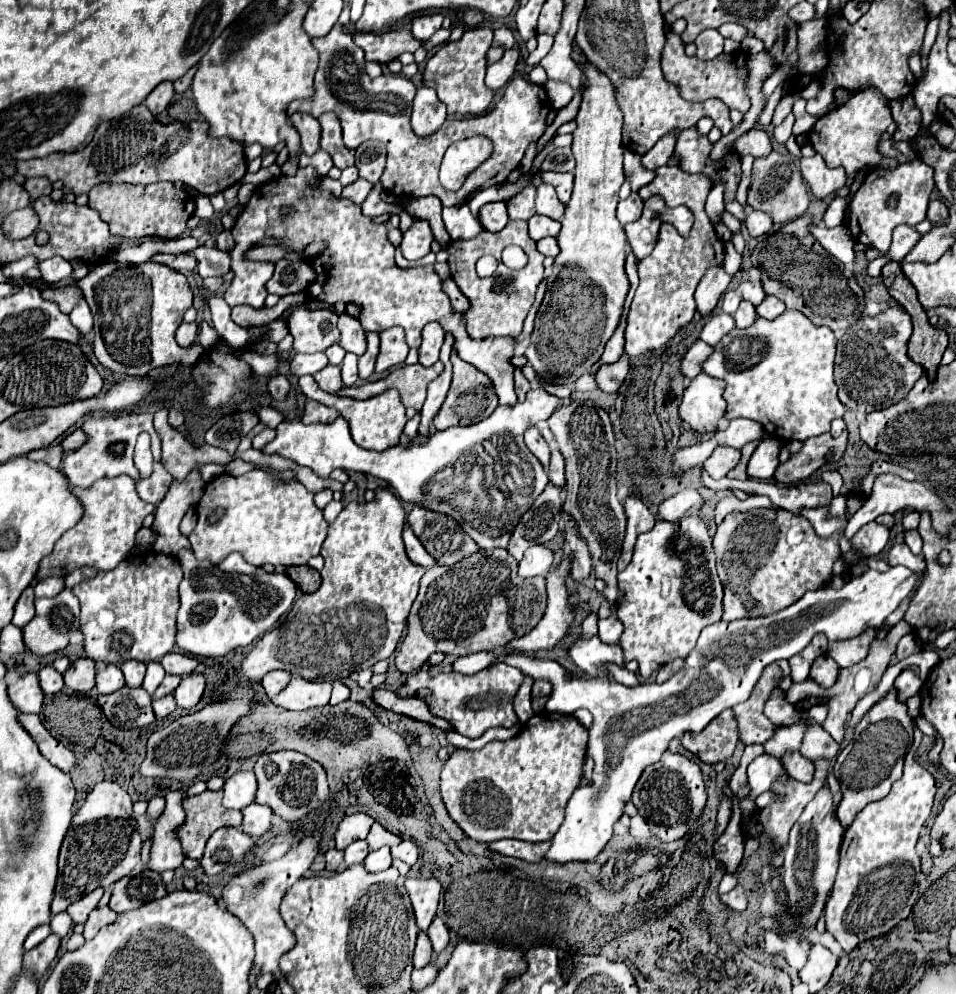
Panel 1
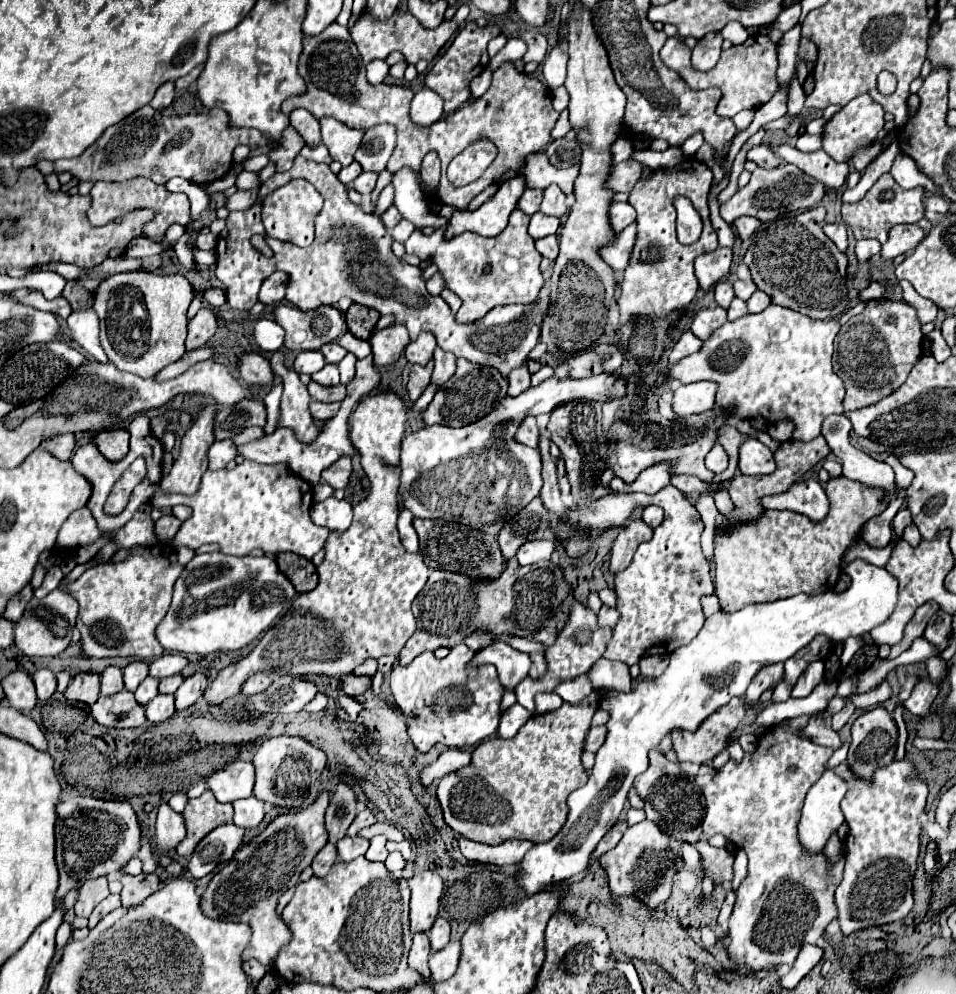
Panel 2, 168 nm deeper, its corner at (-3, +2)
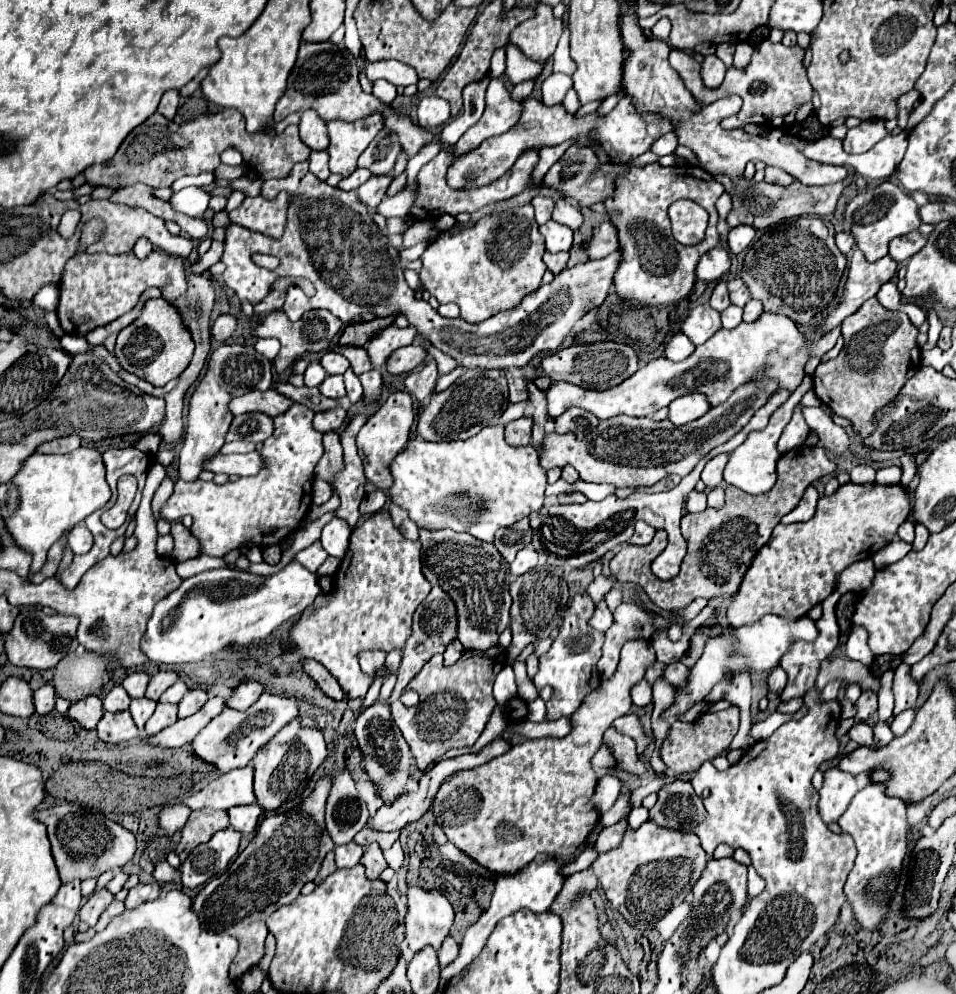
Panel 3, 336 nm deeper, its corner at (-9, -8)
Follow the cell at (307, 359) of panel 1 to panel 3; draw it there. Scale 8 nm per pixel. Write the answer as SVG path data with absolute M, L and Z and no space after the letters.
M313 361L313 363L307 367L307 371L305 371L305 385L307 385L307 387L319 387L325 377L327 377L327 373L325 373L325 369L321 367L321 363L319 363L319 361Z

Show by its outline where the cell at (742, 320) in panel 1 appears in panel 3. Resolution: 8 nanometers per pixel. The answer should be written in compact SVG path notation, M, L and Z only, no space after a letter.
M737 305L727 307L727 309L721 313L721 321L723 321L723 327L725 327L725 329L735 329L735 327L743 321L743 309L737 307Z

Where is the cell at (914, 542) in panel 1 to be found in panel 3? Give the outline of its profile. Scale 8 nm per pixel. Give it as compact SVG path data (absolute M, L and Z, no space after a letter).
M915 525L915 541L913 541L913 549L915 549L915 551L921 551L921 549L925 547L927 539L929 539L929 531L925 531L923 525Z

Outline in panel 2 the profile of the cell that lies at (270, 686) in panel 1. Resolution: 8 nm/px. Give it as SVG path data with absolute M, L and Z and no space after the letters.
M255 673L251 675L243 687L241 687L241 693L243 695L255 695L255 693L261 693L263 689L267 689L271 685L271 677L267 673Z

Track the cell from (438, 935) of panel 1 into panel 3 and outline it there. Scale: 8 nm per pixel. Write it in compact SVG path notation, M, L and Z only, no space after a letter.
M449 935L449 937L443 941L441 949L437 951L437 955L439 955L439 965L441 965L441 967L447 967L447 963L453 961L453 959L457 957L457 953L459 953L459 945L457 945L455 939Z

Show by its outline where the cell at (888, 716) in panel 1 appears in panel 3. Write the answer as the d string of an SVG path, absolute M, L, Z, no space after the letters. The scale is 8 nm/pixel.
M857 723L851 727L849 731L849 737L859 743L861 747L869 747L869 749L875 749L875 735L873 735L873 729L867 725L867 723Z

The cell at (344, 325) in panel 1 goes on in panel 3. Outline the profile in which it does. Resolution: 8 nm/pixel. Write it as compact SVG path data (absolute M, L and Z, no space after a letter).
M353 345L343 347L343 355L349 359L351 369L355 371L355 375L361 375L361 373L373 369L373 365L369 361L369 355L367 355L367 351L363 347L353 347Z

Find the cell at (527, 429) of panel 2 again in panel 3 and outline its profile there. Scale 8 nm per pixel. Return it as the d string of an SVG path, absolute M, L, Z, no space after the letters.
M521 417L517 421L507 423L507 427L505 427L507 443L513 447L531 445L531 427L533 427L533 419L529 419L529 417Z

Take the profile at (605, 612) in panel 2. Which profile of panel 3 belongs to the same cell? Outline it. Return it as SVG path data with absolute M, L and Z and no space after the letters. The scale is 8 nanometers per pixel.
M603 601L603 603L599 603L599 605L595 607L595 615L591 617L591 623L589 623L589 625L591 625L593 629L605 633L605 631L611 627L611 623L613 623L613 613L609 611L609 607L607 607L605 601Z

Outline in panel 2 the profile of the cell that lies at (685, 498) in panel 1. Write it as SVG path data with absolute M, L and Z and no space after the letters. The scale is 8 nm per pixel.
M655 505L645 507L643 513L641 513L641 519L643 519L651 529L655 529L655 527L661 525L661 521L663 521L663 509L661 509L661 507L655 507Z

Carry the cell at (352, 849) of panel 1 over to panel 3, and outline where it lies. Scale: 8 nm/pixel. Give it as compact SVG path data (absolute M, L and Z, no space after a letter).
M347 843L341 847L335 847L335 863L337 867L355 867L361 857L363 857L365 849L357 843Z

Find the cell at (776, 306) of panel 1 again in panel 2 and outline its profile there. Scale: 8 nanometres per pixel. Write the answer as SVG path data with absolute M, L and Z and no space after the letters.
M755 291L749 299L747 299L747 311L749 313L759 313L765 307L771 305L771 297L767 297L763 291Z

